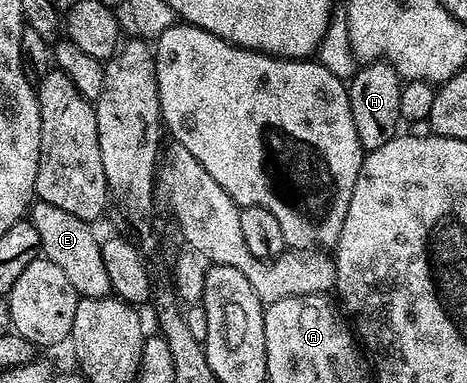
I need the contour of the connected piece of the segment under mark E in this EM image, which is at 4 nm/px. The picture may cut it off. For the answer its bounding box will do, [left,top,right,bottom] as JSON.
[27,199,112,298]

